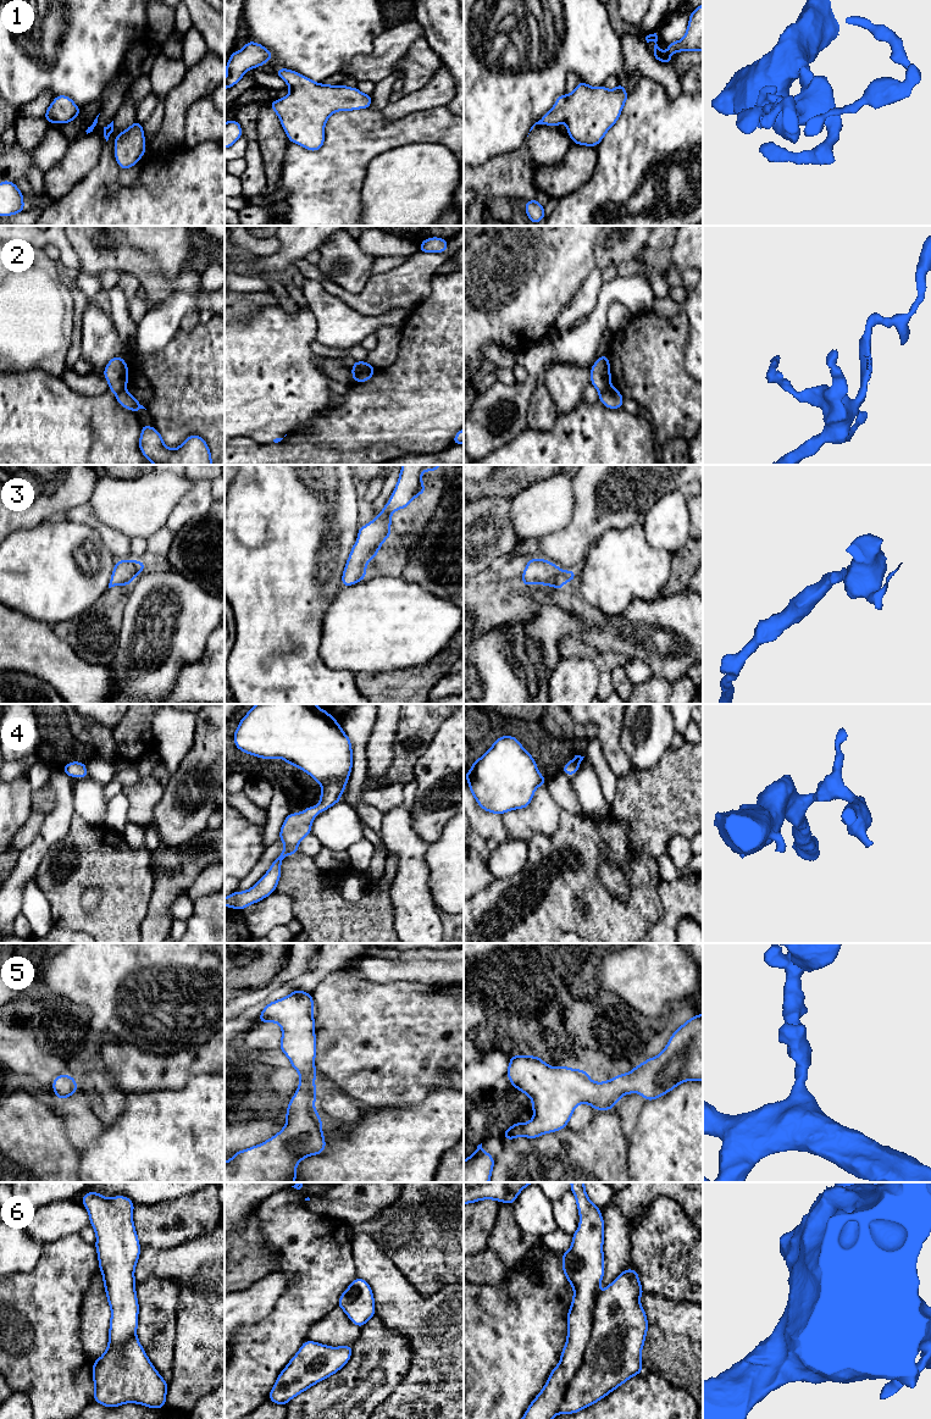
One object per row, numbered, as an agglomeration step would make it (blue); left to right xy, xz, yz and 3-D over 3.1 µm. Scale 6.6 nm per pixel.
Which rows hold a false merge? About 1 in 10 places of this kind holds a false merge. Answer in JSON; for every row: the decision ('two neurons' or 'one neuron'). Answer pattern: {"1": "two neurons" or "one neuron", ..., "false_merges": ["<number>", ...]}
{"1": "one neuron", "2": "two neurons", "3": "one neuron", "4": "one neuron", "5": "one neuron", "6": "one neuron", "false_merges": ["2"]}

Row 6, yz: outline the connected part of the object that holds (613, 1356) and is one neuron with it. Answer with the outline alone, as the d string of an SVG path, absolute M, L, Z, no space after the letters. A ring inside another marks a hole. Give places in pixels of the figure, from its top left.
M584 1182L570 1184L580 1226L572 1235L571 1248L563 1253L563 1271L573 1287L567 1312L567 1338L559 1364L521 1419L553 1419L556 1414L578 1413L643 1371L641 1353L649 1325L639 1302L644 1291L638 1273L634 1269L624 1270L598 1293L604 1277L604 1220L600 1209L587 1197Z

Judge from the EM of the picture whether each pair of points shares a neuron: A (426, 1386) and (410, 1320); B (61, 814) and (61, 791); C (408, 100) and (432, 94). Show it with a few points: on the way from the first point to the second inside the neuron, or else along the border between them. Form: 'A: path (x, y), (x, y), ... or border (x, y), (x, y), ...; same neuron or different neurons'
A: path (426, 1370), (426, 1336); same neuron
B: path (61, 808), (61, 797); same neuron
C: path (414, 100), (426, 98); same neuron

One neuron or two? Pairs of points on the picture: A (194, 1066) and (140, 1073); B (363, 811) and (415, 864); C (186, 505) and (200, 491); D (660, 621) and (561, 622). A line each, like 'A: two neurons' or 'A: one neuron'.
A: one neuron
B: two neurons
C: one neuron
D: one neuron

